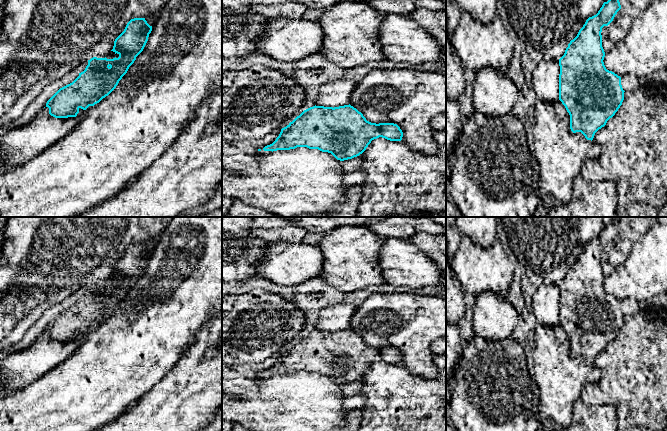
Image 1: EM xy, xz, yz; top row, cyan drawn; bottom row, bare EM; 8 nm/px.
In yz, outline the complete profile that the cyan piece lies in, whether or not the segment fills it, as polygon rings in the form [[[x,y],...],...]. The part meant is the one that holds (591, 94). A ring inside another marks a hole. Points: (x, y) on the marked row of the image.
[[[619,0],[604,2],[598,13],[589,17],[577,36],[570,41],[564,55],[559,59],[559,100],[570,115],[570,129],[573,133],[581,132],[587,140],[593,140],[595,133],[604,127],[607,121],[618,111],[624,100],[624,90],[621,77],[606,69],[604,65],[605,52],[602,47],[602,28],[608,26],[621,9]]]

